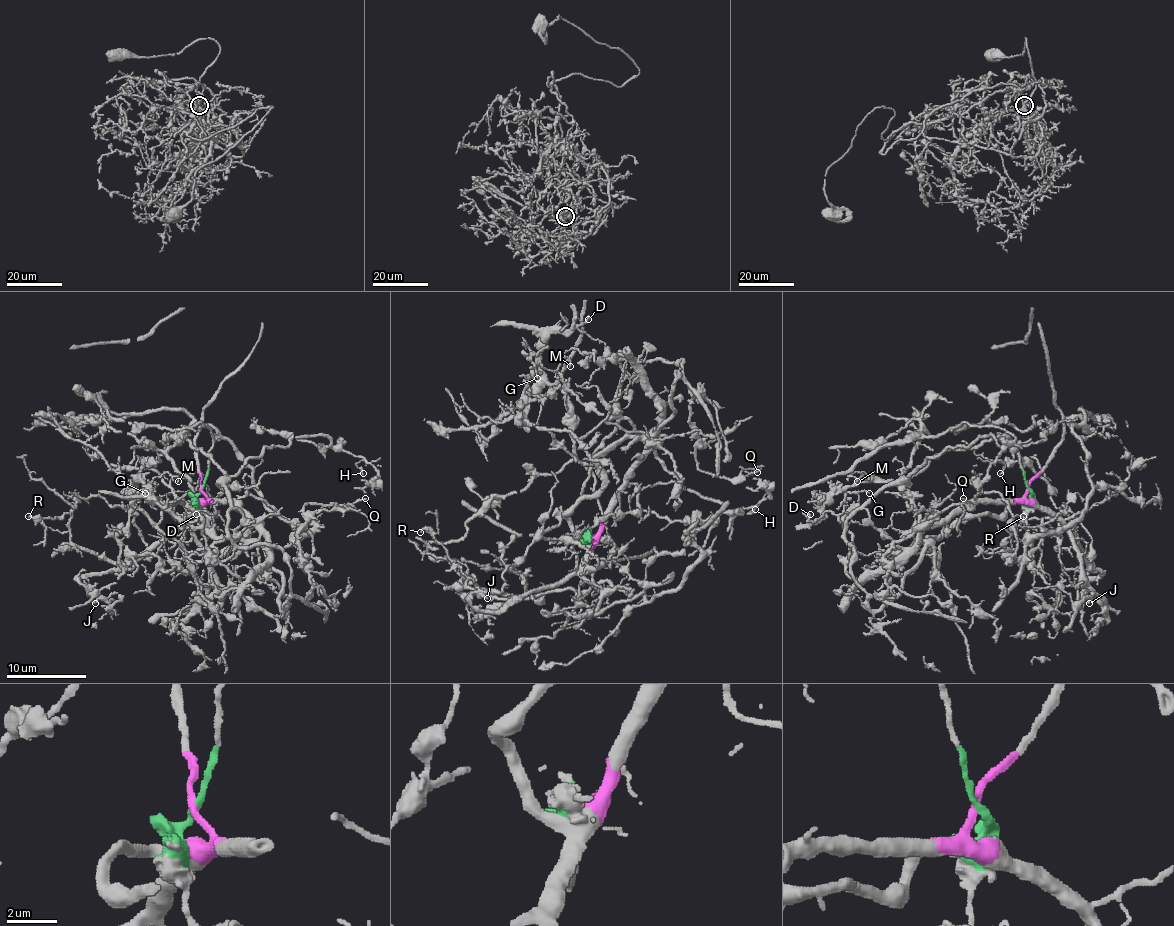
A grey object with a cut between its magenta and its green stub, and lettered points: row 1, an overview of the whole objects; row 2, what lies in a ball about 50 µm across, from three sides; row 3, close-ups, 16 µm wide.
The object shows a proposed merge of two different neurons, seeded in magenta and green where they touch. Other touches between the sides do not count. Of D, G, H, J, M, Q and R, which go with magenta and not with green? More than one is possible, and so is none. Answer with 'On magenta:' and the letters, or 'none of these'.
On magenta: H, J, Q, R

